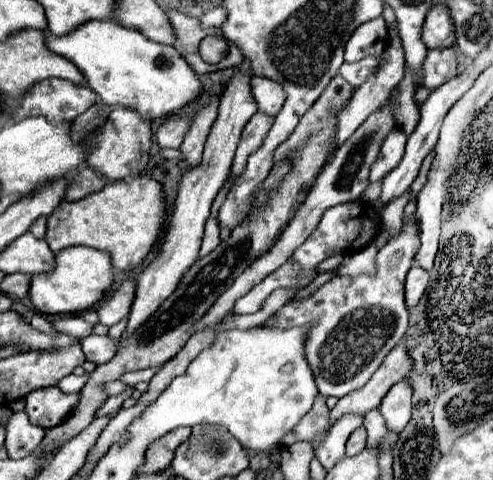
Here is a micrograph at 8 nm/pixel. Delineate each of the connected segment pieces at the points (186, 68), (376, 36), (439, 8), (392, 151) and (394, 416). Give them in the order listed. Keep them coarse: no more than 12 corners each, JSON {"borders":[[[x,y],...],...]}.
{"borders":[[[113,20],[45,46],[147,120],[203,90],[173,46]],[[383,18],[361,24],[345,46],[345,62],[379,56]],[[445,4],[429,10],[423,26],[427,48],[455,44],[455,28]],[[393,130],[381,146],[369,174],[371,184],[383,180],[401,162],[407,136]],[[401,380],[381,400],[389,430],[411,420],[411,384]]]}

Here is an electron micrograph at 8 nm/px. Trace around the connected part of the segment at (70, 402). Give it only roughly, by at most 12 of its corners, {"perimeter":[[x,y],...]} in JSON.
{"perimeter":[[39,388],[25,396],[29,420],[53,428],[67,420],[79,394]]}

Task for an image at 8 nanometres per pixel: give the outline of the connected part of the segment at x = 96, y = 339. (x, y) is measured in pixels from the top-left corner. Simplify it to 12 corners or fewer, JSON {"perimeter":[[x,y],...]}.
{"perimeter":[[91,334],[81,340],[85,358],[109,362],[117,344],[109,336]]}

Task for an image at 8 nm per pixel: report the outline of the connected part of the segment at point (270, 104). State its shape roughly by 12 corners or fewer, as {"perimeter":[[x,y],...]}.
{"perimeter":[[253,76],[259,110],[275,116],[287,98],[271,78]]}

